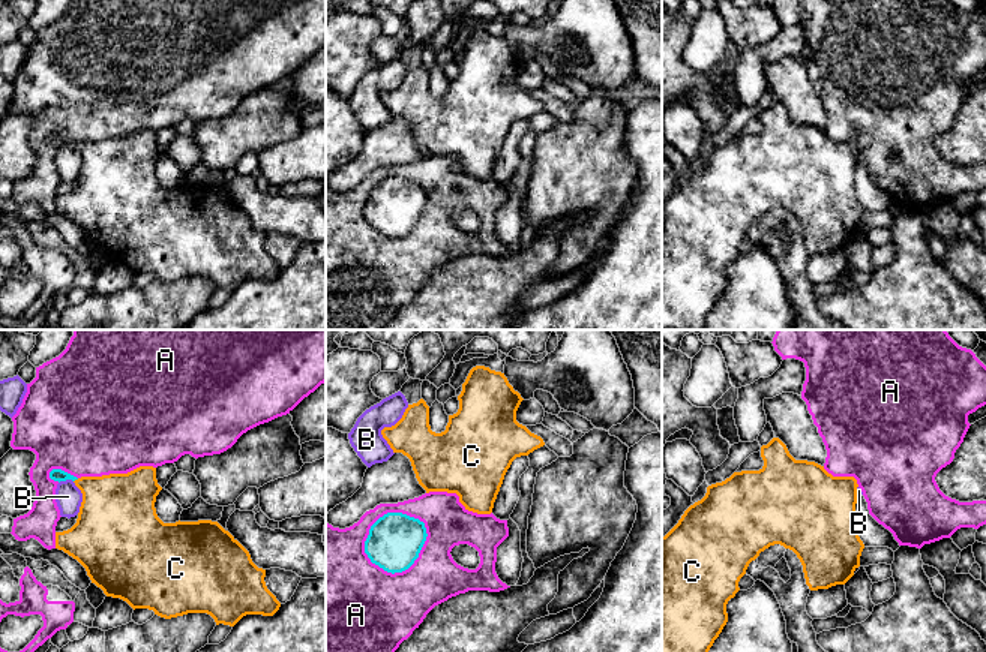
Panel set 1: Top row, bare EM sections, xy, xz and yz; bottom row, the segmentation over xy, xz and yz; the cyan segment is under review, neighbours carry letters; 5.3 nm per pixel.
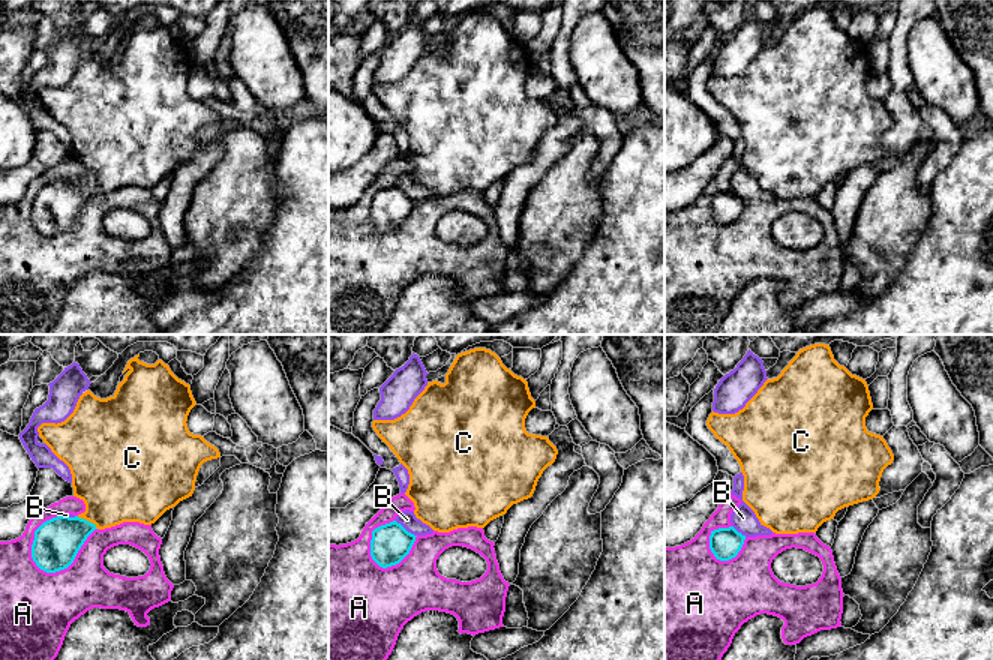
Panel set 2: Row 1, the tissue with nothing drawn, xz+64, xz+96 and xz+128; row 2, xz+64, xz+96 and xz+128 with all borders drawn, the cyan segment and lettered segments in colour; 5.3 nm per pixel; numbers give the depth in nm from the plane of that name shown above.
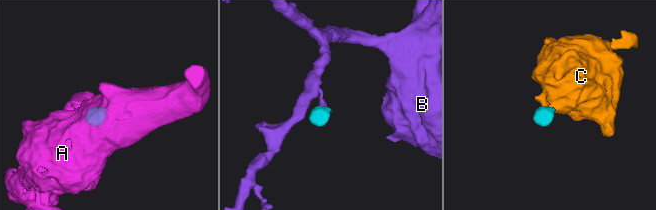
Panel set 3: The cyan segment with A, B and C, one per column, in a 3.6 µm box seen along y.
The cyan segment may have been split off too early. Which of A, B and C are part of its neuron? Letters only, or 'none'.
C

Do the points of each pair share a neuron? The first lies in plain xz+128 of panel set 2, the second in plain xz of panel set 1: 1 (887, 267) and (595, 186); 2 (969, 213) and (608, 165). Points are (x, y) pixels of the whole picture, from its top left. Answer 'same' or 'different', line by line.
1: same
2: different

